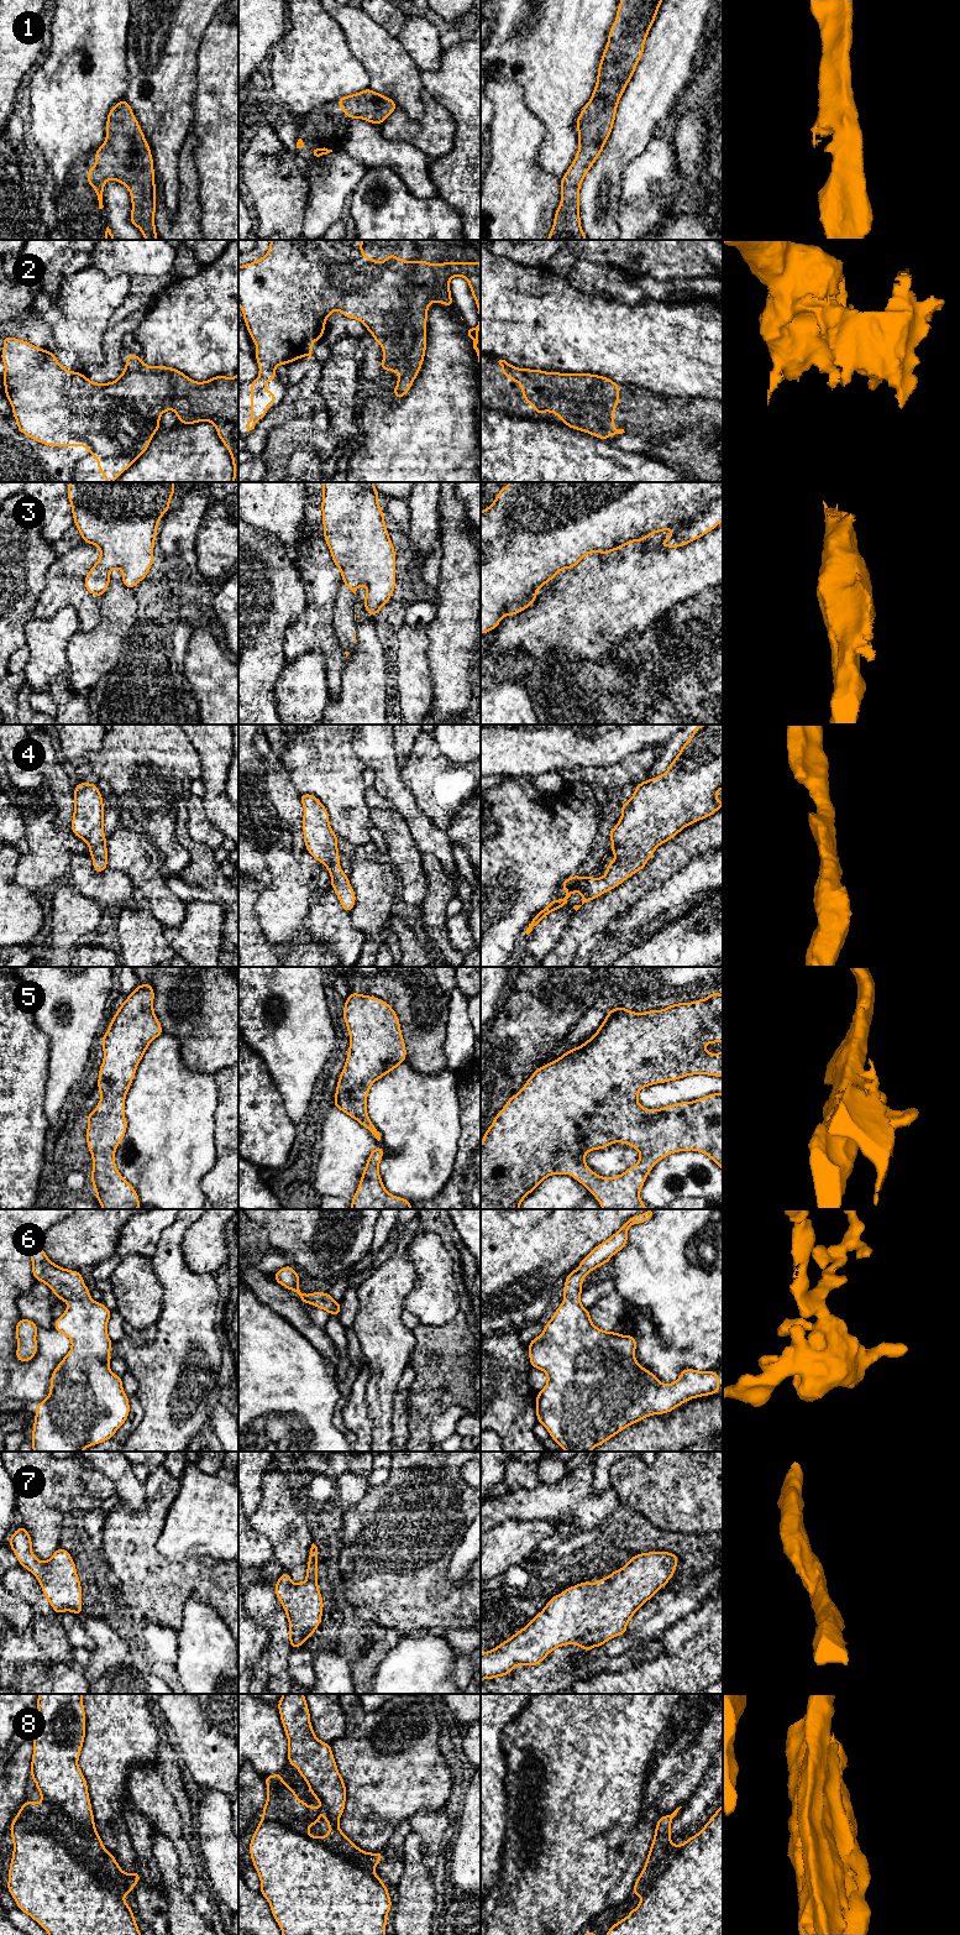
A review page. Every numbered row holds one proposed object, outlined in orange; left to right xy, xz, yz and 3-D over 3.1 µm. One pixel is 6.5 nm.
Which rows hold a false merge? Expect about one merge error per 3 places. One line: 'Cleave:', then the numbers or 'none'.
Cleave: 8

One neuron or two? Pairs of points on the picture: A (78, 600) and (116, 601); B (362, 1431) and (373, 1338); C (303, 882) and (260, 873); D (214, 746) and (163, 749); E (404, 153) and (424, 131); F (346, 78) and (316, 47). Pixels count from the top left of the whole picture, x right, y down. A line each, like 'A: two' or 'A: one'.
A: two
B: two
C: two
D: two
E: two
F: one

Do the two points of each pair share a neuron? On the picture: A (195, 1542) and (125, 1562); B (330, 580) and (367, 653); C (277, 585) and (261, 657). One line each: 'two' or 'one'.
A: two
B: two
C: one

